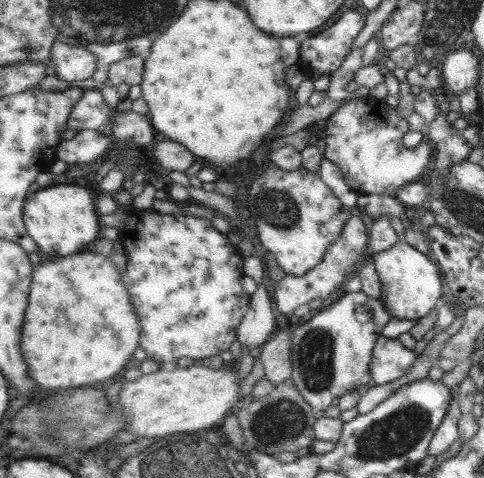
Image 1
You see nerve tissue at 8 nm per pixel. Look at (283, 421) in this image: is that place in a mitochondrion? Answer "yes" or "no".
yes

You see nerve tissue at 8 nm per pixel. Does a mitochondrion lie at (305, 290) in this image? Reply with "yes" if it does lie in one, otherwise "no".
no

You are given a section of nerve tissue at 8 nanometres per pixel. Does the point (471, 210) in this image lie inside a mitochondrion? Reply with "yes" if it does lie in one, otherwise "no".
yes

